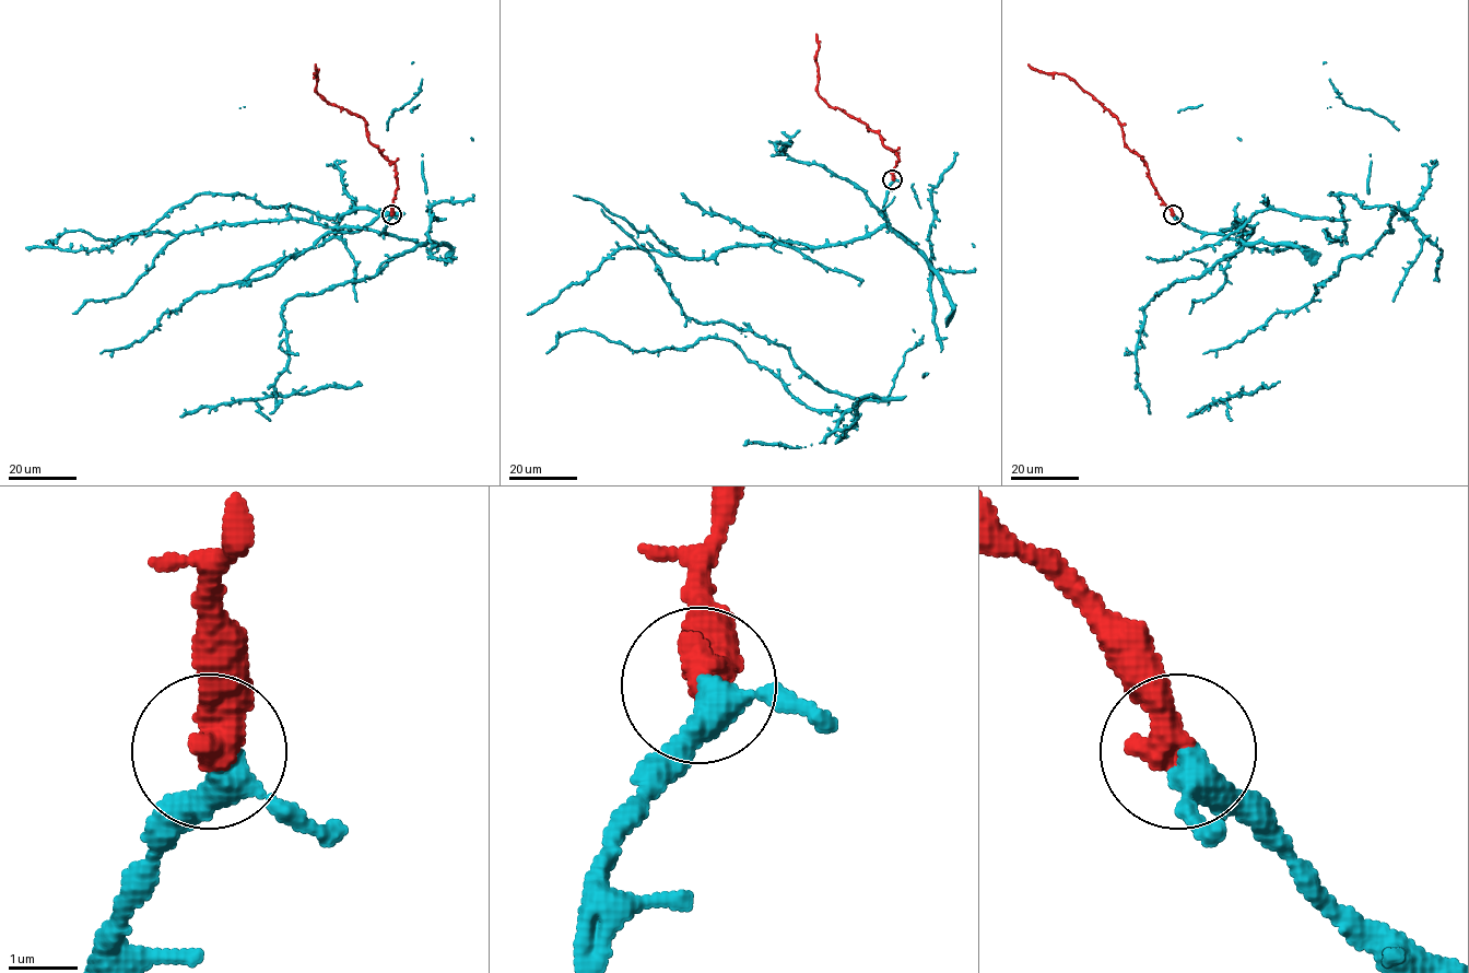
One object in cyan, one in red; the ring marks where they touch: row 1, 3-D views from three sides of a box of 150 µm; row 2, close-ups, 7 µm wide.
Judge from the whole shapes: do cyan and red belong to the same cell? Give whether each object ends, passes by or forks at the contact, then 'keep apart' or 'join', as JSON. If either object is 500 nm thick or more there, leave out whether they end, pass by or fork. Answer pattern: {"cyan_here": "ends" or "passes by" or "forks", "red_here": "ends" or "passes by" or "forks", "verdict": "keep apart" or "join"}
{"verdict": "join"}

